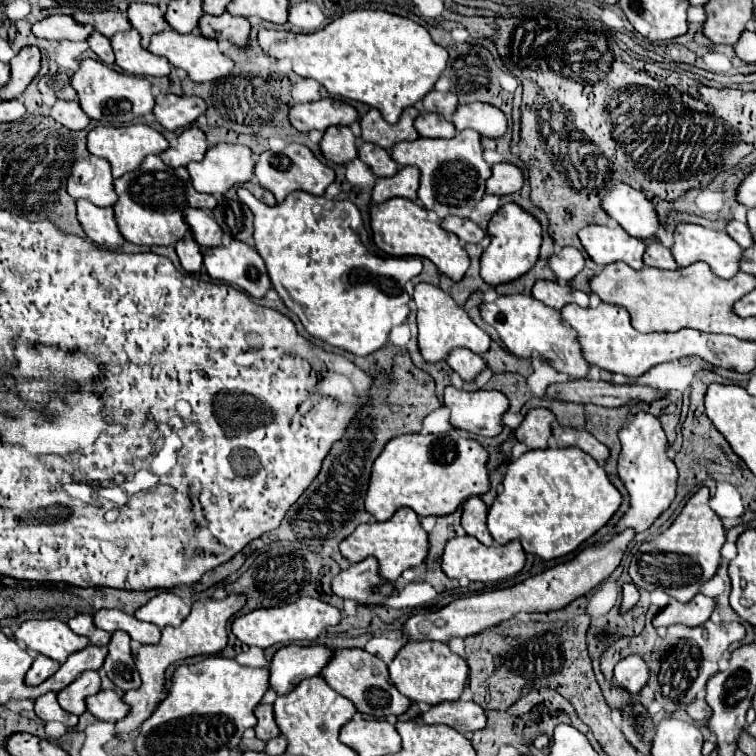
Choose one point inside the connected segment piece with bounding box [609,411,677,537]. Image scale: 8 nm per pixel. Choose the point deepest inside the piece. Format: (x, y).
(650, 476)

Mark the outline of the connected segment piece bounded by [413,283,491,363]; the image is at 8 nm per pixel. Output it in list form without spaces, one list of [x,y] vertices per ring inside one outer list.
[[[419,283],[415,285],[415,293],[413,293],[413,301],[417,305],[417,325],[419,325],[419,349],[421,355],[429,361],[429,363],[439,363],[445,361],[449,357],[449,353],[455,347],[465,347],[471,349],[473,353],[485,353],[491,345],[491,337],[477,327],[469,315],[465,313],[465,309],[461,305],[457,305],[449,293],[445,293],[443,289],[429,285],[429,283]]]

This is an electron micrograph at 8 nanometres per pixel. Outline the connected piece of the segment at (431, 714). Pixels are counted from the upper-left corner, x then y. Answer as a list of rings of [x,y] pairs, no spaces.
[[[443,701],[431,705],[429,711],[419,713],[417,721],[421,723],[443,723],[461,733],[477,731],[485,727],[485,711],[473,701]]]

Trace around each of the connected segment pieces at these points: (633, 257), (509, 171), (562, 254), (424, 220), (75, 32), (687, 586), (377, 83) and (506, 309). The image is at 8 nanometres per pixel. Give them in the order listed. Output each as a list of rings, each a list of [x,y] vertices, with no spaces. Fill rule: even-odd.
[[[591,225],[579,231],[579,239],[587,251],[587,255],[597,265],[609,265],[623,261],[633,269],[643,267],[645,243],[637,237],[631,237],[619,225]]]
[[[513,163],[493,165],[493,175],[487,179],[487,193],[507,195],[523,187],[523,171]]]
[[[563,247],[555,255],[551,255],[549,265],[559,281],[571,281],[585,267],[585,257],[575,247]]]
[[[393,197],[387,203],[379,203],[379,205],[371,203],[369,215],[371,215],[373,241],[387,255],[393,255],[393,257],[407,257],[407,255],[427,257],[437,265],[437,269],[443,275],[447,275],[455,281],[459,281],[465,275],[465,271],[469,267],[469,257],[467,257],[465,249],[461,247],[461,243],[455,235],[447,233],[439,223],[429,221],[427,209],[415,205],[413,201],[409,201],[405,197]]]
[[[51,15],[43,21],[33,23],[31,31],[35,33],[35,37],[41,37],[41,39],[85,41],[93,33],[93,27],[77,23],[71,15]]]
[[[701,487],[683,507],[679,517],[671,523],[667,531],[655,537],[649,543],[639,547],[639,567],[629,567],[631,581],[639,589],[663,589],[667,595],[675,597],[677,601],[691,601],[701,585],[709,581],[721,561],[721,547],[725,543],[725,529],[721,519],[709,507],[709,489]]]
[[[349,11],[343,17],[331,21],[325,29],[307,35],[261,29],[259,45],[275,59],[289,59],[297,75],[317,79],[333,97],[361,101],[379,109],[387,123],[397,123],[407,107],[415,105],[429,91],[433,91],[449,61],[449,53],[441,45],[433,43],[429,31],[423,25],[387,11]]]
[[[517,293],[517,295],[499,295],[493,303],[483,301],[479,305],[479,311],[481,311],[483,321],[487,325],[495,327],[495,331],[501,337],[501,341],[505,343],[505,347],[513,355],[517,355],[517,357],[531,357],[533,353],[537,353],[555,371],[561,371],[561,373],[567,373],[567,375],[579,377],[579,379],[587,375],[589,363],[581,355],[581,347],[577,343],[575,331],[571,331],[561,321],[561,317],[559,317],[557,311],[547,309],[535,297],[521,295],[521,293]]]

